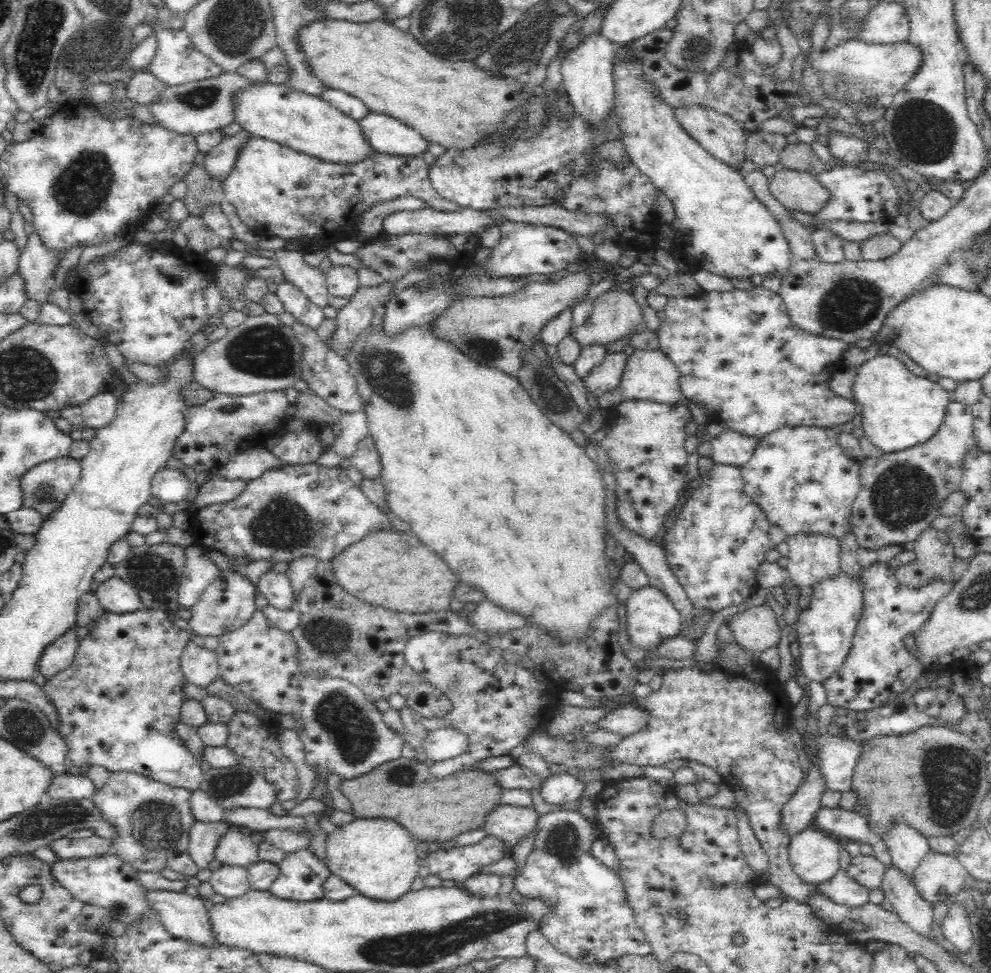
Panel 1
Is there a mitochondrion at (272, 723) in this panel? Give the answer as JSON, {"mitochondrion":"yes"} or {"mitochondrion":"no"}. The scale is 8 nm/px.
{"mitochondrion":"no"}

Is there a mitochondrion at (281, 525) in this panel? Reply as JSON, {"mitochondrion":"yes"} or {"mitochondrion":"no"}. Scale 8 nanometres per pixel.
{"mitochondrion":"yes"}

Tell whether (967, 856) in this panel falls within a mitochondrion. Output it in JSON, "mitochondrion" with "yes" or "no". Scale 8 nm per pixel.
{"mitochondrion":"no"}

